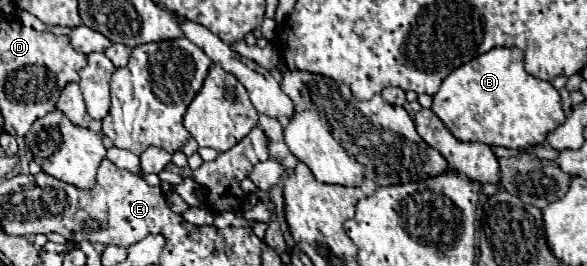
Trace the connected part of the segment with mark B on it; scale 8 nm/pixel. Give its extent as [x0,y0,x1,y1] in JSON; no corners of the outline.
[432,47,566,149]

